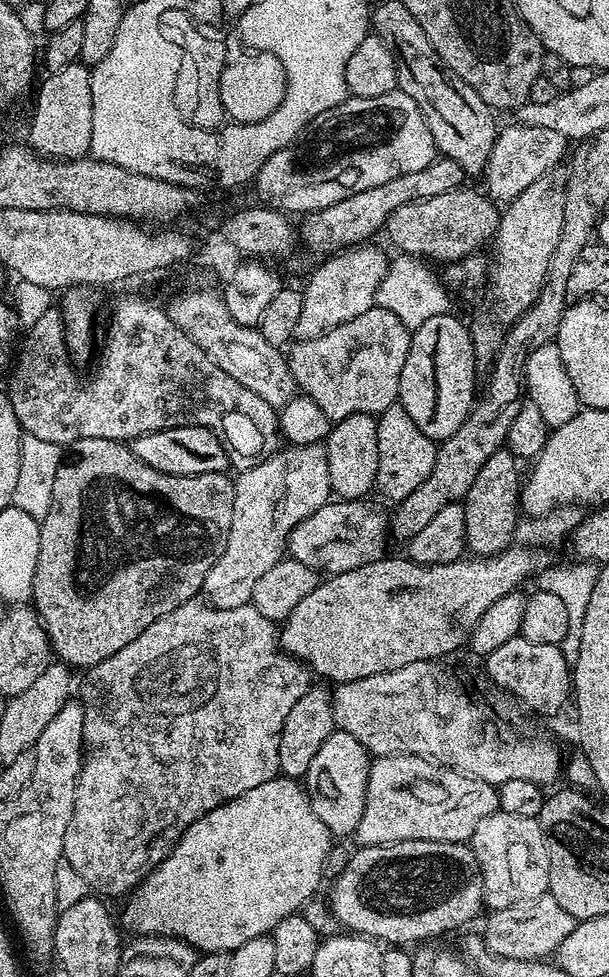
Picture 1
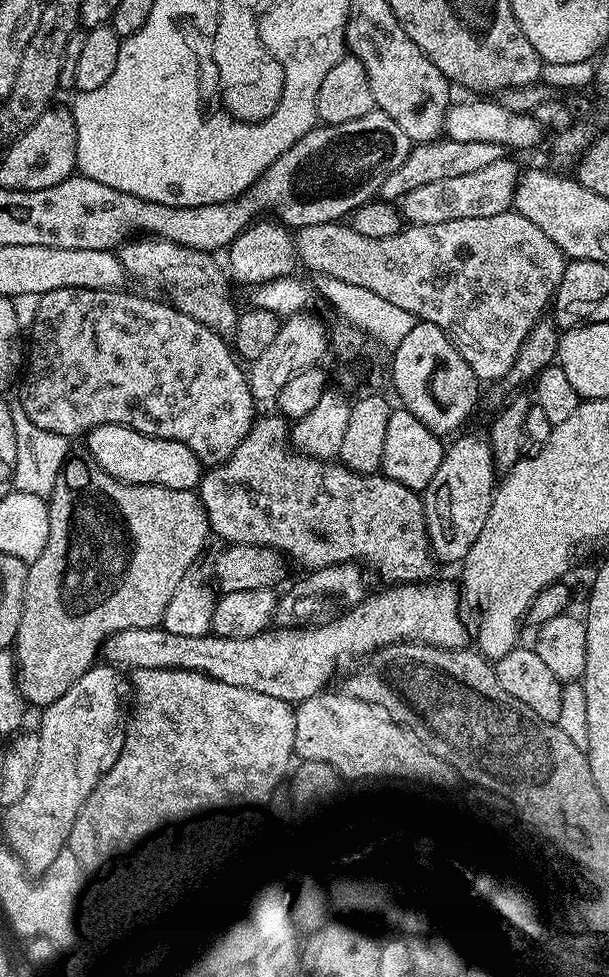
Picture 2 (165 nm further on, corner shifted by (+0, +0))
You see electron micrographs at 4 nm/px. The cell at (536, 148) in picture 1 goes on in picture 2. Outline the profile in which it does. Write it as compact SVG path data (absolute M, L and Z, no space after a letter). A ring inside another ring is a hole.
M511 158L482 166L474 174L458 174L458 178L438 178L438 182L426 182L426 186L414 186L404 193L398 211L409 225L450 222L454 218L490 218L490 214L502 214L512 208L516 182L521 169Z

